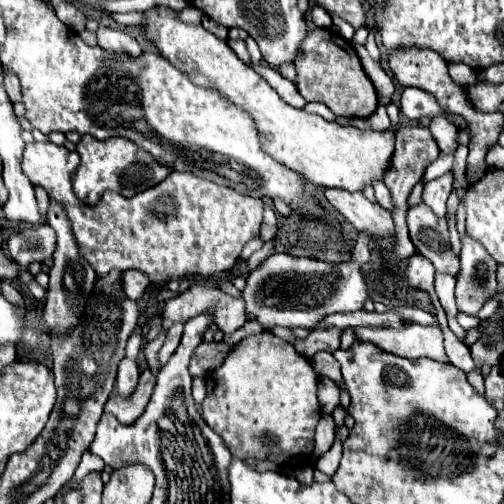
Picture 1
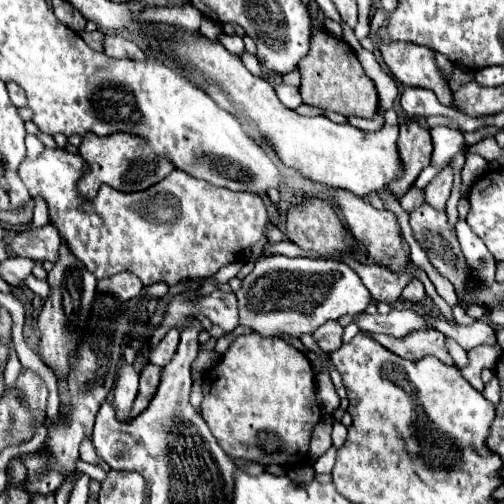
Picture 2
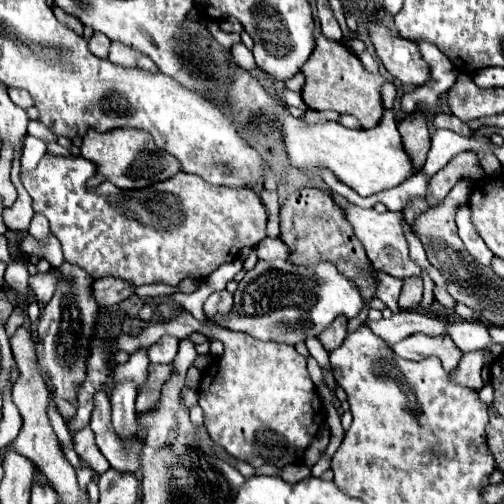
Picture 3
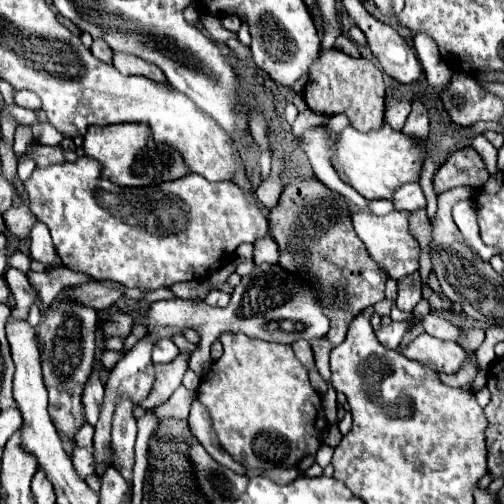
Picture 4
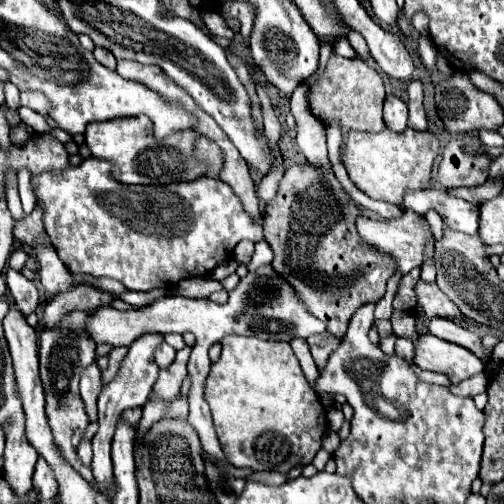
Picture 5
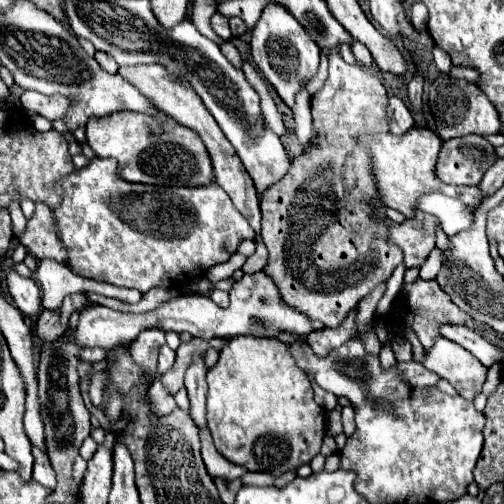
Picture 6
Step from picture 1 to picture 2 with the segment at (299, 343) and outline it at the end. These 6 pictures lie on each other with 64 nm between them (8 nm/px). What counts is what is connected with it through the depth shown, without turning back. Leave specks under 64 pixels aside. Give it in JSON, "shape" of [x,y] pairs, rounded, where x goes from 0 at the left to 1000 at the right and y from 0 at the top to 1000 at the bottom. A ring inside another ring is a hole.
{"shape":[[[651,639],[643,647],[635,647],[619,671],[627,675],[627,683],[647,698],[647,702],[659,702],[663,694],[671,694],[679,687],[679,659],[683,651],[671,643],[671,639]]]}

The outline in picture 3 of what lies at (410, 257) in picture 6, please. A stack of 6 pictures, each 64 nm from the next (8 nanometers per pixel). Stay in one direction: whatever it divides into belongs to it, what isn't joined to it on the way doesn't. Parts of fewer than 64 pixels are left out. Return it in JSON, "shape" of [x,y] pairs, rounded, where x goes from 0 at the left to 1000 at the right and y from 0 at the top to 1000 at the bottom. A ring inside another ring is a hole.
{"shape":[[[690,401],[687,413],[683,413],[683,425],[687,425],[690,440],[698,444],[706,472],[722,484],[726,504],[730,504],[730,512],[734,512],[734,520],[746,536],[762,536],[762,540],[770,540],[774,548],[786,548],[786,552],[837,548],[837,536],[810,508],[810,484],[806,484],[798,448],[794,448],[798,421],[774,421],[770,417],[770,421],[754,425],[742,413],[714,413],[714,409]]]}

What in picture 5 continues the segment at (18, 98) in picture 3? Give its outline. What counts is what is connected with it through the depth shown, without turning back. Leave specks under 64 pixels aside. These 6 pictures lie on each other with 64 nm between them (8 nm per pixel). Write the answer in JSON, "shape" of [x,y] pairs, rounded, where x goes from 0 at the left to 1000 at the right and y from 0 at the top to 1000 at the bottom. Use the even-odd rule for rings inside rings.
{"shape":[[[40,183],[40,206],[56,210],[56,214],[63,214],[87,230],[95,226],[95,214],[99,214],[91,190],[83,190],[79,183]]]}

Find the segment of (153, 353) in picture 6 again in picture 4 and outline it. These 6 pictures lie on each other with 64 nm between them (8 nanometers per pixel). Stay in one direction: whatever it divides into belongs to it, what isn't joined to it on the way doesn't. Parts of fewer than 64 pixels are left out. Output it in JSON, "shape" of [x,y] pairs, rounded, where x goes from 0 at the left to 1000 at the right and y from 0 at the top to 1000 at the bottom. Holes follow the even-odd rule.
{"shape":[[[286,667],[282,675],[270,679],[270,687],[246,702],[246,710],[218,734],[218,746],[210,754],[210,786],[206,786],[206,802],[202,802],[202,813],[198,813],[198,833],[190,841],[190,861],[187,861],[187,889],[190,889],[190,913],[194,917],[210,917],[218,921],[218,901],[214,901],[214,881],[218,881],[218,841],[222,841],[222,821],[226,821],[226,810],[234,802],[234,790],[242,782],[258,786],[266,798],[282,794],[294,786],[298,770],[302,770],[302,758],[306,758],[306,722],[298,714],[298,698],[302,698],[302,687],[306,687],[306,675],[298,667]]]}

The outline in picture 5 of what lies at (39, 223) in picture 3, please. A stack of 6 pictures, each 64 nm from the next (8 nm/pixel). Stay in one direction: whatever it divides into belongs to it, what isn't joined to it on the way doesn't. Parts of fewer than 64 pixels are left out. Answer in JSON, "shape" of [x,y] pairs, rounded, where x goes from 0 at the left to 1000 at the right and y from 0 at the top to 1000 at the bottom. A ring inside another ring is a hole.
{"shape":[[[79,480],[67,488],[67,512],[79,528],[75,536],[75,548],[83,556],[83,567],[103,579],[103,583],[115,583],[139,567],[147,567],[151,560],[143,556],[135,532],[119,520],[107,488],[99,488],[95,480]]]}

